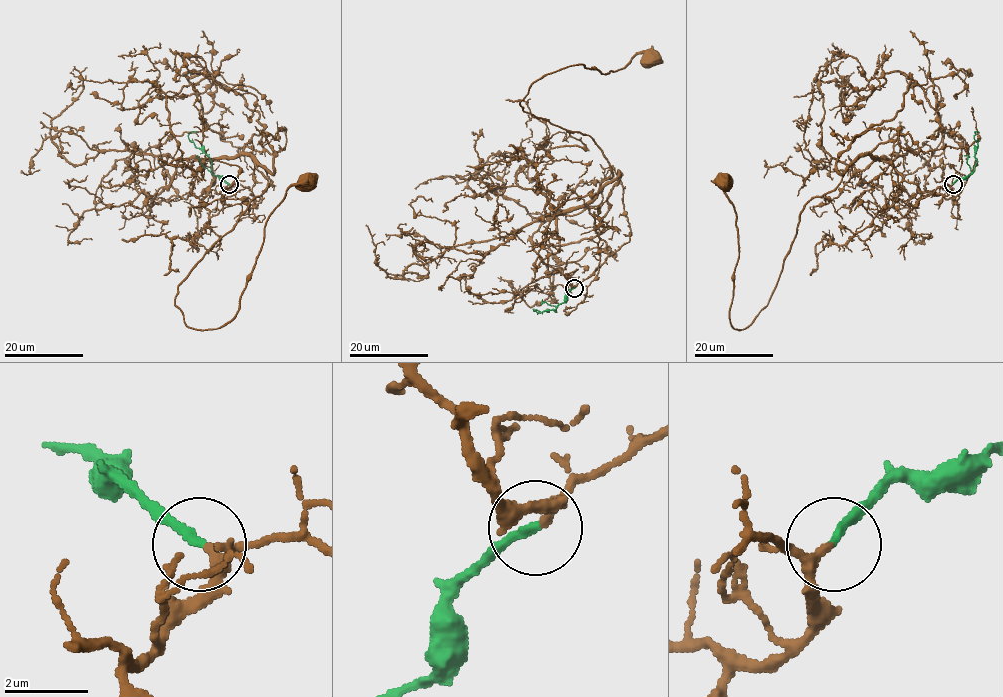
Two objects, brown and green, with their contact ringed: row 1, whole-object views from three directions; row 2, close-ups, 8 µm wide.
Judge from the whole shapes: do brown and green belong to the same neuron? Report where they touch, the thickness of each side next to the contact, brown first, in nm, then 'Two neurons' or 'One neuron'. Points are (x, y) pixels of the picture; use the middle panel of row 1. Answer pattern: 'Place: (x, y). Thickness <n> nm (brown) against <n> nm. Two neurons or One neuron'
Place: (574, 288). Thickness 180 nm (brown) against 200 nm. One neuron

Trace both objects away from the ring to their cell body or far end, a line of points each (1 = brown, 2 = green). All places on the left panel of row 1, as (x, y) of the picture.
1: (229, 184), (202, 192), (214, 159), (268, 181), (178, 286), (189, 327), (235, 315), (305, 183)
2: (229, 184), (215, 176), (210, 159), (188, 138), (192, 132), (197, 132)

